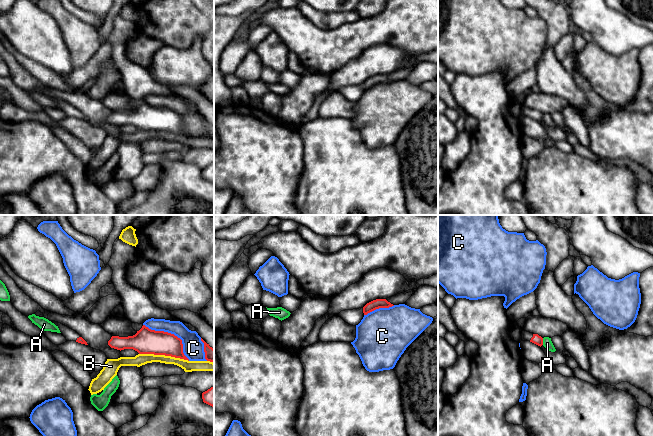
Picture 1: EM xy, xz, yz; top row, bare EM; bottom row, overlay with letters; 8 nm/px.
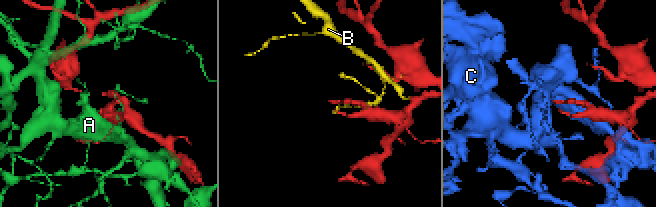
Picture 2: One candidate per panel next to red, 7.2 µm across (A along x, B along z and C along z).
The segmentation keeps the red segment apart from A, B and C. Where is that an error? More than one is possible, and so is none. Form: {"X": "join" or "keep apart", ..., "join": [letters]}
{"A": "keep apart", "B": "keep apart", "C": "keep apart", "join": []}

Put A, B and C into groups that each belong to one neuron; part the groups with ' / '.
A / B / C

